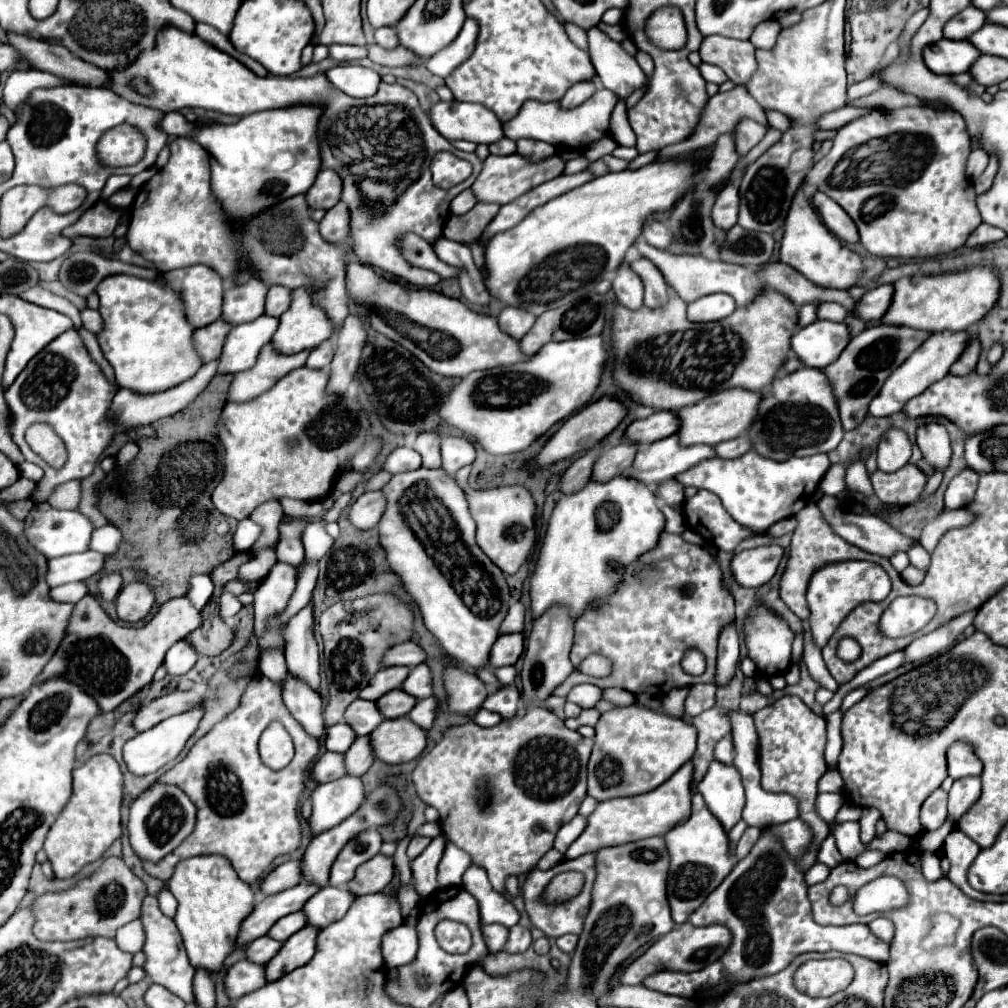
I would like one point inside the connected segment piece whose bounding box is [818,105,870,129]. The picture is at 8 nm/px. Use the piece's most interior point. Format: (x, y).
(835, 119)

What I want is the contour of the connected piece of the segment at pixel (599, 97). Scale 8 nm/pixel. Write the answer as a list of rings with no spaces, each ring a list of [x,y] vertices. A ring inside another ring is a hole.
[[[598,89],[594,97],[590,97],[586,103],[574,107],[574,109],[564,109],[560,107],[560,101],[524,101],[516,117],[510,121],[502,123],[504,135],[518,141],[518,139],[538,139],[546,141],[554,147],[566,147],[566,149],[578,149],[584,151],[592,141],[598,141],[610,133],[610,115],[616,105],[618,97],[610,93],[608,89]]]

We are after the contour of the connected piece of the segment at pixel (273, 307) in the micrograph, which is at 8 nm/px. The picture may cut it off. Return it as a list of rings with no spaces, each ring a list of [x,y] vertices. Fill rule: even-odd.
[[[282,285],[270,287],[266,297],[266,313],[270,313],[272,317],[280,317],[290,307],[290,299],[292,299],[292,289],[286,289]]]

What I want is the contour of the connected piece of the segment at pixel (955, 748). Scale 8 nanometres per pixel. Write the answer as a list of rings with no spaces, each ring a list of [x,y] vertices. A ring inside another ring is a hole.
[[[954,741],[946,751],[946,761],[948,761],[948,775],[952,779],[982,773],[982,761],[976,757],[972,745],[966,741]]]

